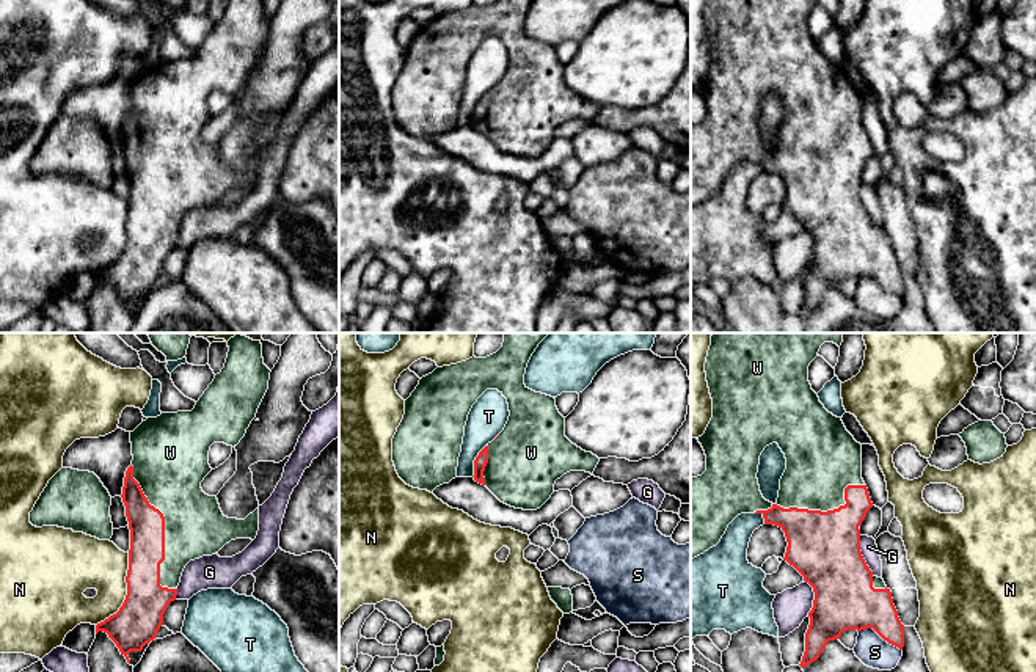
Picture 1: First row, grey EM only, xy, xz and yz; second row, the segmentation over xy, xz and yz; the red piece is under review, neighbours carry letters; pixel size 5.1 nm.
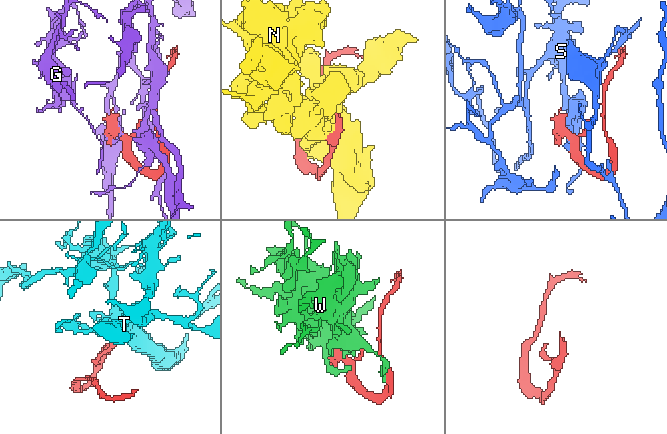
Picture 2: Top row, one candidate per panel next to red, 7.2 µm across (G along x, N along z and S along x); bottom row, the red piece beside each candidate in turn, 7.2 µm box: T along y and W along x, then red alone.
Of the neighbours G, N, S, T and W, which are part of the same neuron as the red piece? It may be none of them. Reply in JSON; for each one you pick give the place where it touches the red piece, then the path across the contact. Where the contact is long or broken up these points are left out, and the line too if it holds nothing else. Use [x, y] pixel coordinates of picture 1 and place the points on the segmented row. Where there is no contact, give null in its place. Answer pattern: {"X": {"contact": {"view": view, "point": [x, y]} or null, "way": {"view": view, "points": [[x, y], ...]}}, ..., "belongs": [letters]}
{"W": {"contact": {"view": "xy", "point": [164, 533]}}, "belongs": ["W"]}

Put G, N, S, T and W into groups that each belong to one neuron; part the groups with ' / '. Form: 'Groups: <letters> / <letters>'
Groups: G / N / S / T / W

